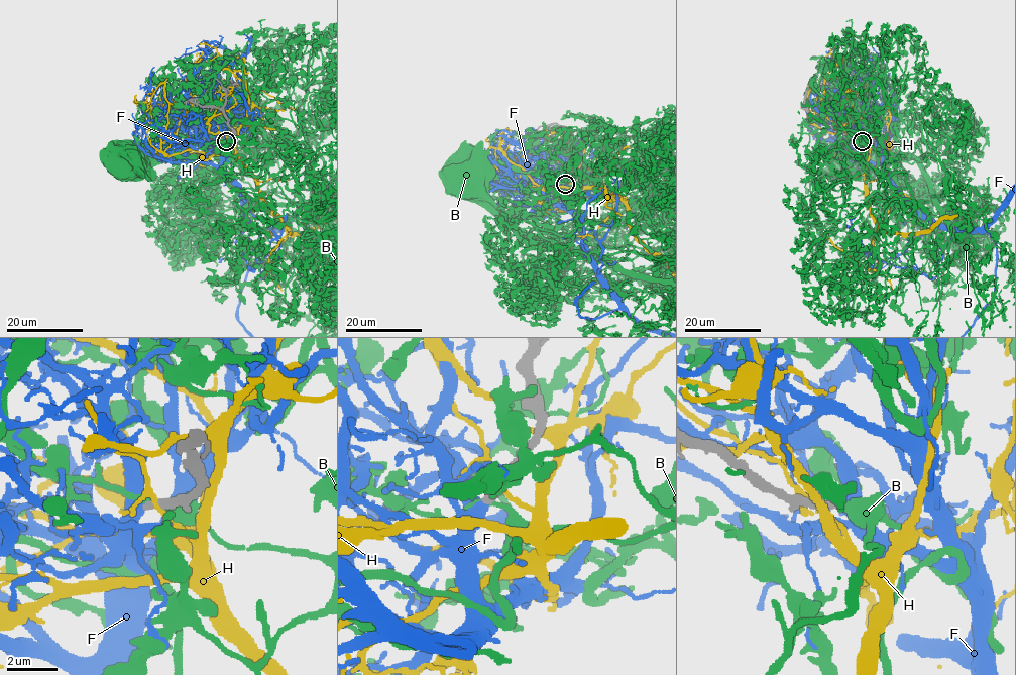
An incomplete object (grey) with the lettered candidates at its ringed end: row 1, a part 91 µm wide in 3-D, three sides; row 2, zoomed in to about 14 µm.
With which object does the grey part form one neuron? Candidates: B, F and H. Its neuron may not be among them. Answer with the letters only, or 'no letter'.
F

